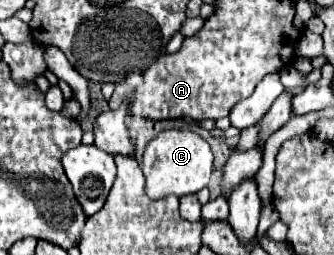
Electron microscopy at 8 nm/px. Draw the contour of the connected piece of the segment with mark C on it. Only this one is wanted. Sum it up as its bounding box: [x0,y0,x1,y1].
[142,130,212,200]

